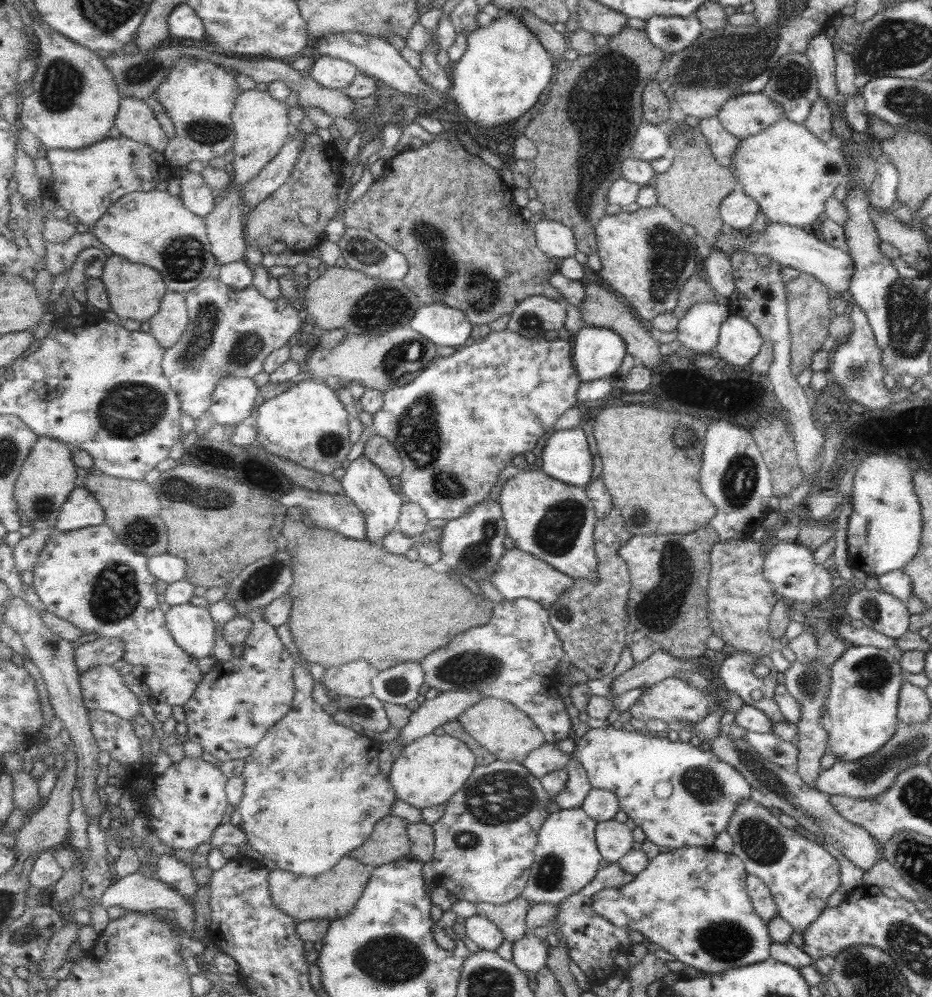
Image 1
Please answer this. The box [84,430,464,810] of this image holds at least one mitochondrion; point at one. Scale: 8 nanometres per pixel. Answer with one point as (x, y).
(114, 598)

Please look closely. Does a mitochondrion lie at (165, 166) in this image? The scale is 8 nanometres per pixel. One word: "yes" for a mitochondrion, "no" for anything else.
no

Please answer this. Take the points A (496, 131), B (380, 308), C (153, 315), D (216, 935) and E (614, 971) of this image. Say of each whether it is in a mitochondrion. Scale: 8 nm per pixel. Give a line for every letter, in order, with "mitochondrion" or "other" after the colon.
A: other
B: mitochondrion
C: other
D: other
E: other

